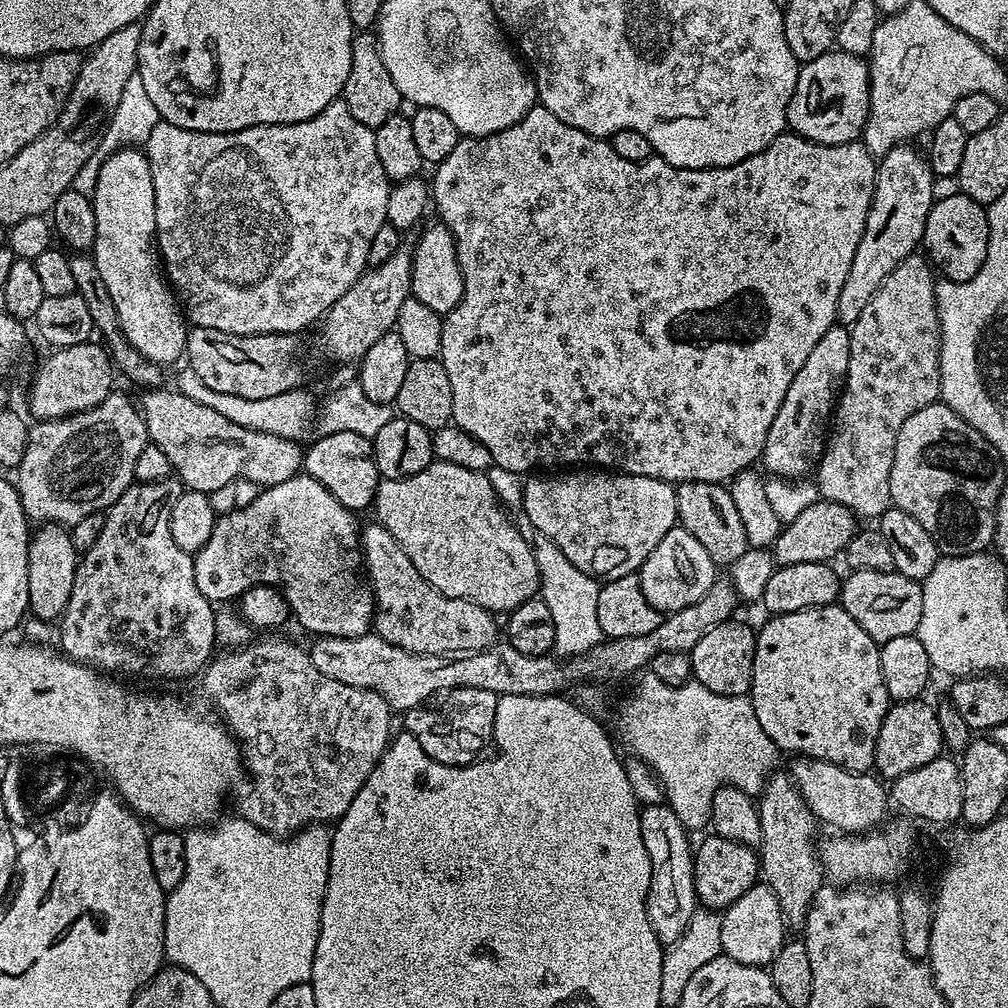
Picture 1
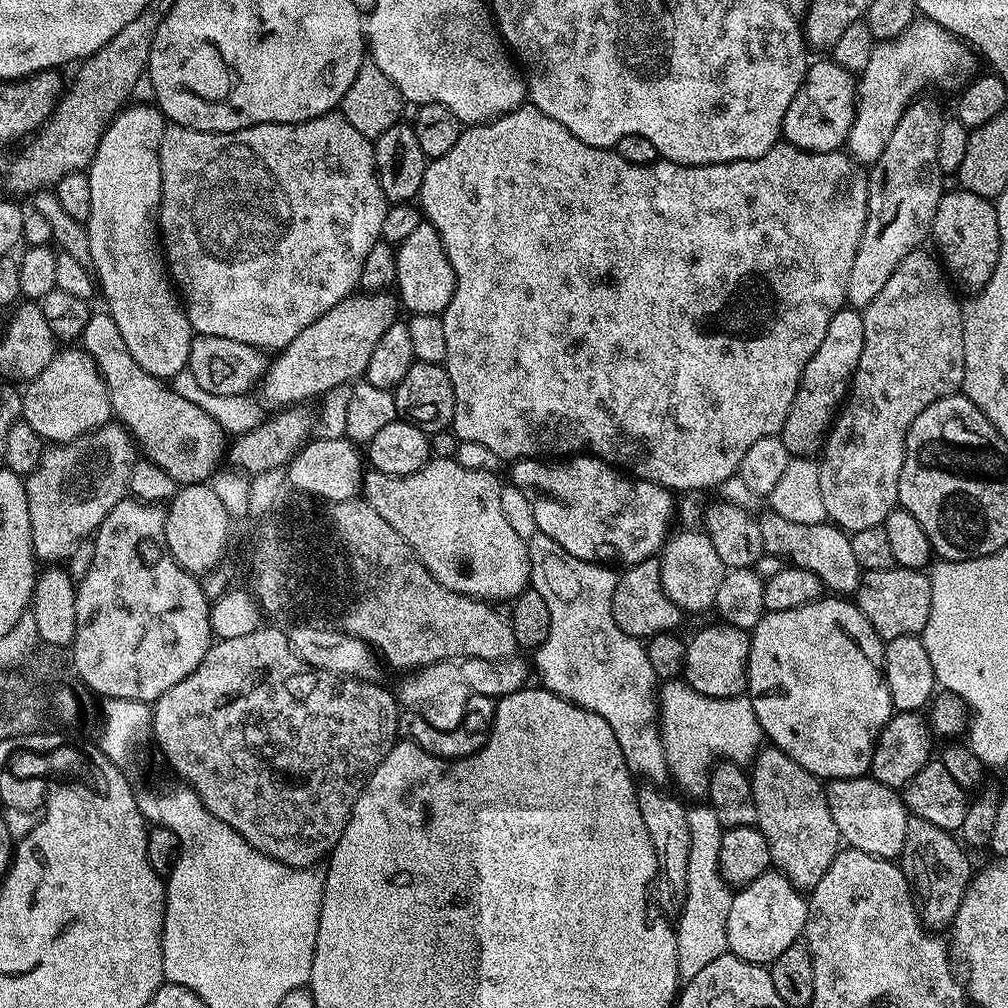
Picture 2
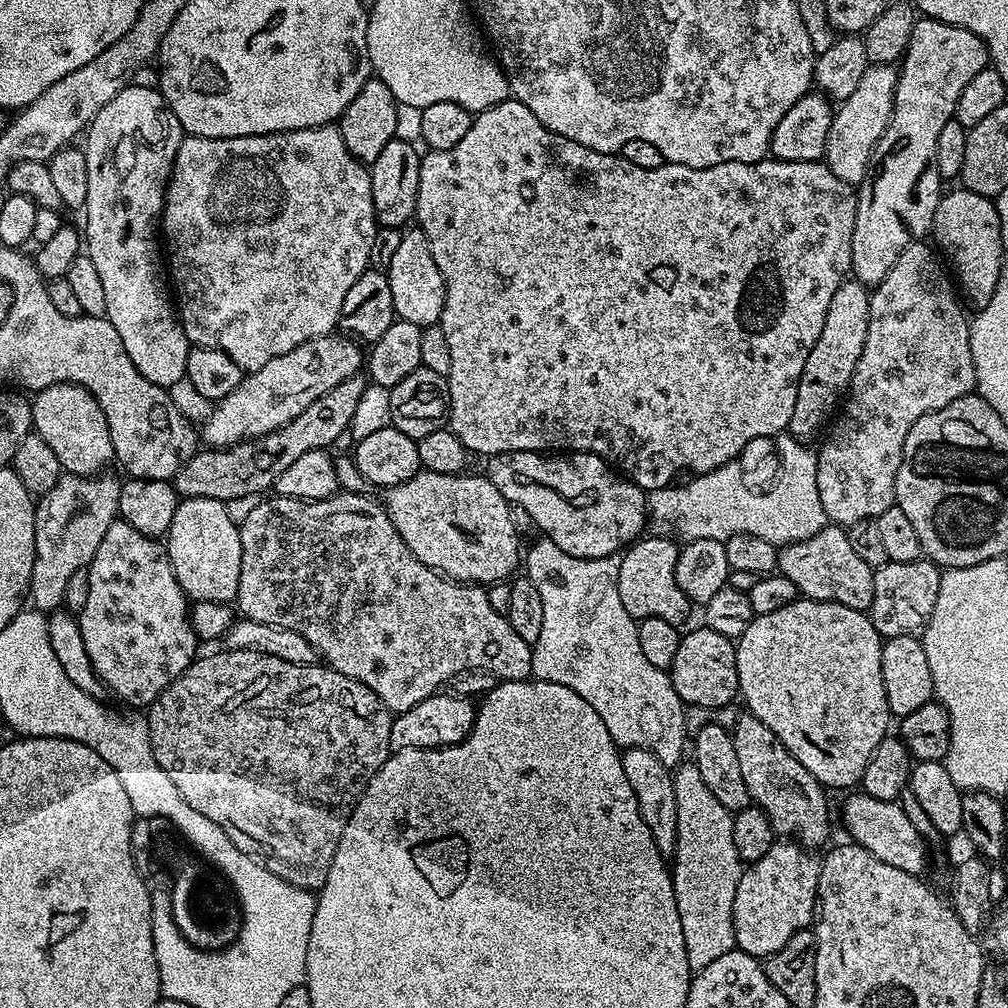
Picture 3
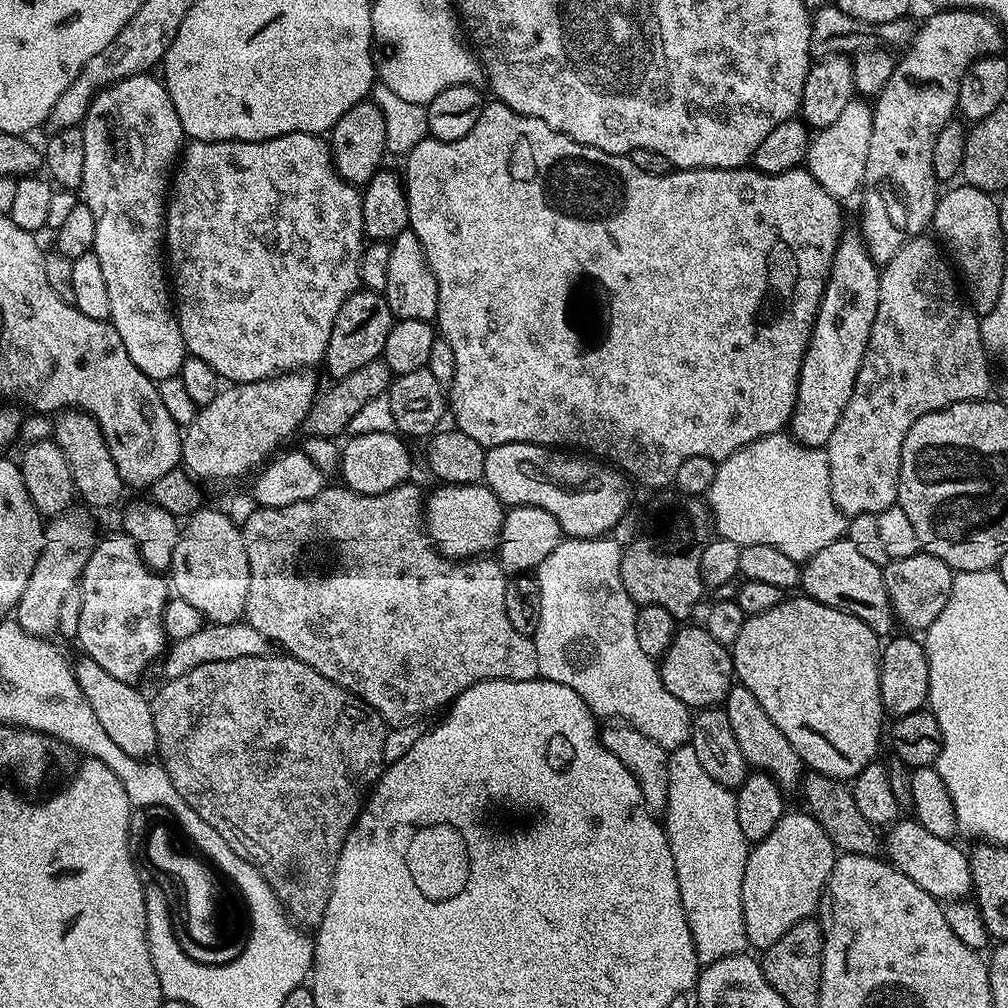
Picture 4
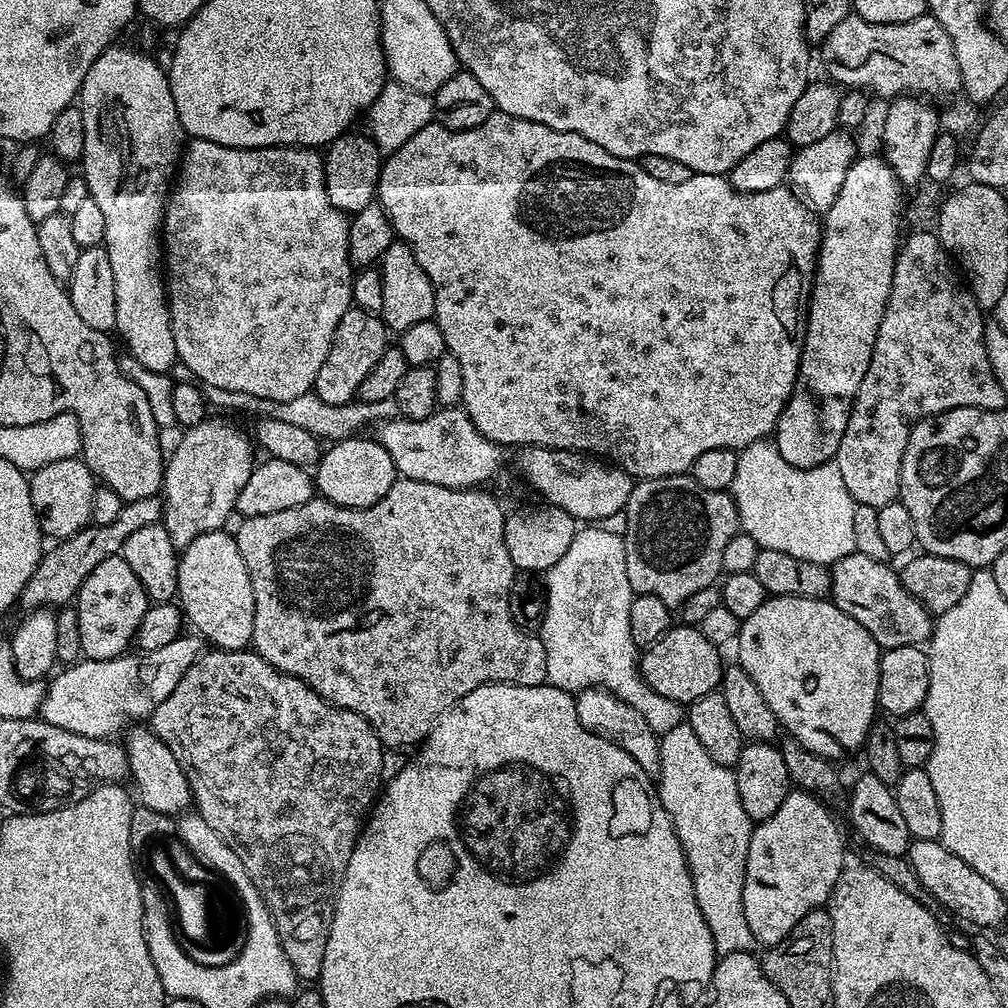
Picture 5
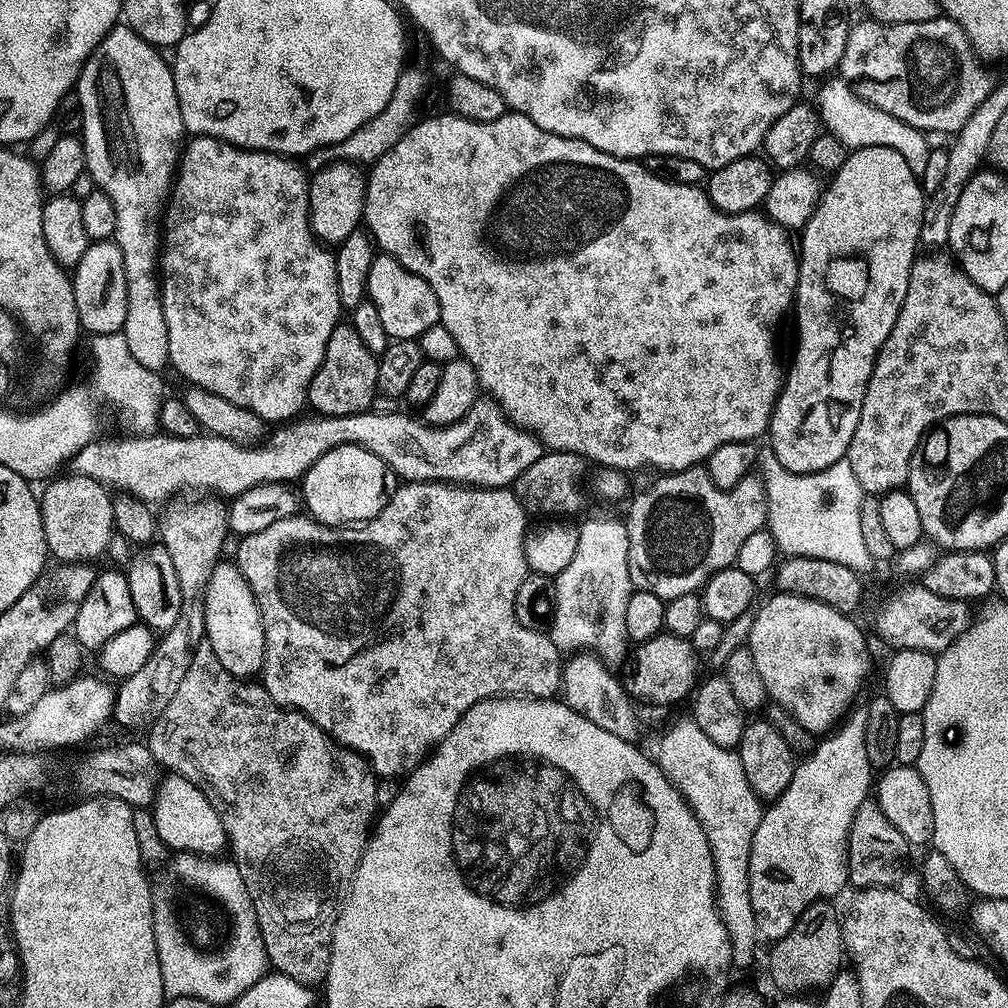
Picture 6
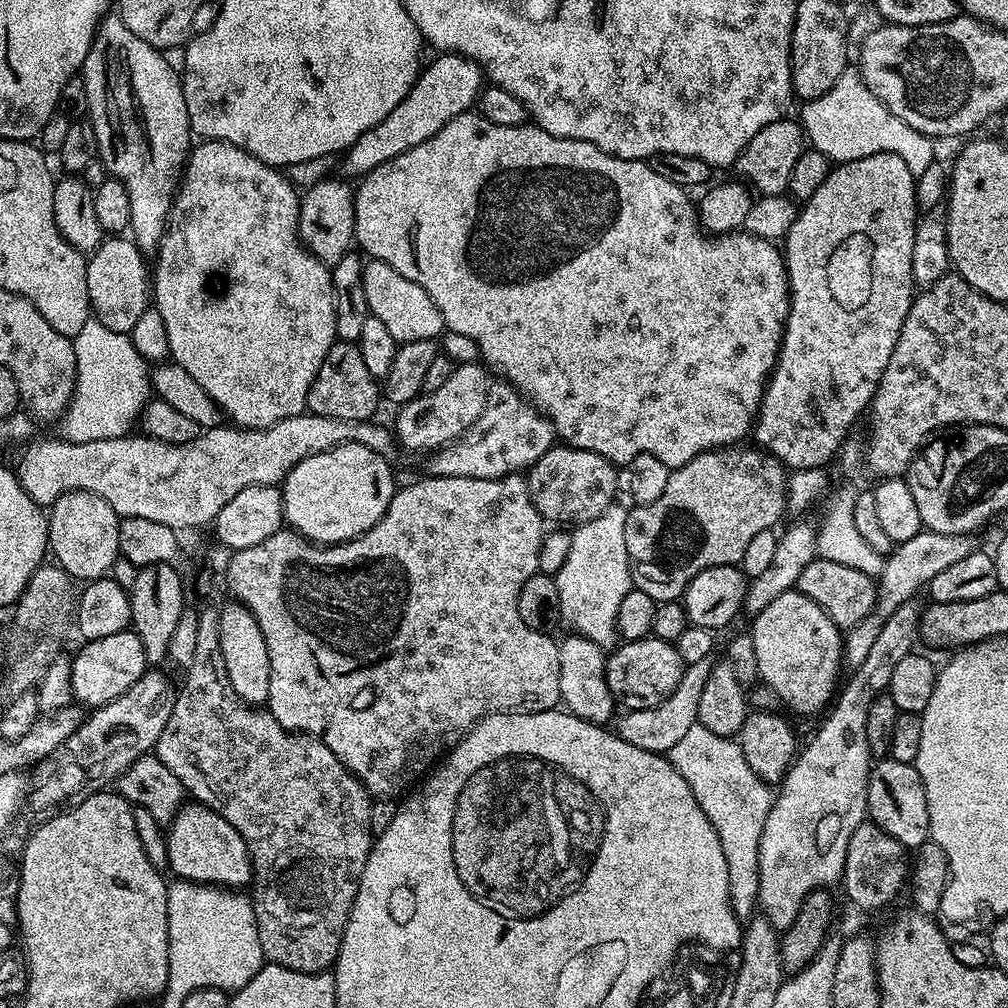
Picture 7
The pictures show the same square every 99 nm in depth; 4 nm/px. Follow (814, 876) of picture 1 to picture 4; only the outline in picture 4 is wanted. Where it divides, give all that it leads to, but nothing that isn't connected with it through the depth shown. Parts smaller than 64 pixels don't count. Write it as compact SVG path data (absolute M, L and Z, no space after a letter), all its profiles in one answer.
M739 682L733 683L722 705L726 718L730 718L730 726L734 729L734 739L738 741L738 747L742 750L742 758L746 758L749 769L763 770L775 778L781 789L794 789L801 783L806 772L806 765L801 760L798 750L790 746L790 738L770 722L770 714L762 710L758 698L746 690L746 686Z

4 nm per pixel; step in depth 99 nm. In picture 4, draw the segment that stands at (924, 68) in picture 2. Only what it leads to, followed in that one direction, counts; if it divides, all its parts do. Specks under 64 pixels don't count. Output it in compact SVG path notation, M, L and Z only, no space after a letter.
M853 98L851 102L842 110L842 115L838 117L831 126L819 129L811 137L806 157L806 167L808 173L836 200L847 201L847 196L852 196L861 191L864 175L866 174L866 153L870 151L870 130L872 129L872 104L860 98Z

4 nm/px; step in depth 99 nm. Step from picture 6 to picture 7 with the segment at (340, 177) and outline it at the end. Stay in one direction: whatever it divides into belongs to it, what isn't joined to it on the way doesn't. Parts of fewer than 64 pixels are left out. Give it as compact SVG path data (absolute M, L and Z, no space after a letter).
M344 178L334 179L321 180L300 196L300 217L298 218L300 243L313 256L329 266L337 264L345 254L353 251L356 239L356 227L354 226L356 198L353 185L348 185L351 183Z

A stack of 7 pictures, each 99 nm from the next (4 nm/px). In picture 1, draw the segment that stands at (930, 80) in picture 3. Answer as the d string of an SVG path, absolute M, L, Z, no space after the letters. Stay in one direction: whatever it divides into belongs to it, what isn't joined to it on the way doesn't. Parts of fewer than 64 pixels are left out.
M899 144L879 157L866 230L862 234L862 242L858 242L854 262L850 262L850 274L846 274L846 282L842 282L842 294L838 294L836 319L841 325L850 326L858 322L862 309L869 304L870 298L874 298L874 294L878 294L878 286L886 282L894 266L921 247L926 218L934 203L932 183L932 167L921 153L919 156L908 144Z

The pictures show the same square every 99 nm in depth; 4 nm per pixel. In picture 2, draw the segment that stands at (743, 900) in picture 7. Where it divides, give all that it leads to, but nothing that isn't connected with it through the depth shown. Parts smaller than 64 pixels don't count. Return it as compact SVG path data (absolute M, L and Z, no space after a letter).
M711 806L688 808L690 822L690 858L686 862L686 902L674 924L678 950L678 974L687 982L728 952L726 918L730 918L733 889L722 878L718 846L722 846L722 826Z

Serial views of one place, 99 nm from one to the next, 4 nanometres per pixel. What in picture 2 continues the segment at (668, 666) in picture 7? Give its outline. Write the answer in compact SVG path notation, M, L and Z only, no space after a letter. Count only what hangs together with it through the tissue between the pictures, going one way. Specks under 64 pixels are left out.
M715 622L709 628L704 628L693 640L687 641L686 662L684 663L683 679L698 694L706 694L710 698L730 698L731 696L745 695L748 687L748 659L750 658L750 642L752 641L749 629L735 628L732 624Z

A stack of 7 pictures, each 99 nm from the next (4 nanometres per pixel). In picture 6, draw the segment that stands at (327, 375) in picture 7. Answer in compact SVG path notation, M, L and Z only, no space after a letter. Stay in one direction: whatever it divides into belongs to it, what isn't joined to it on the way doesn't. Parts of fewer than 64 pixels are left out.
M341 322L336 325L334 334L330 336L330 342L326 348L324 361L318 370L318 374L314 374L314 378L308 387L308 404L313 413L321 416L345 416L346 414L358 414L359 412L369 411L373 407L372 399L377 399L378 382L378 356L366 346L366 342L352 328L351 323Z

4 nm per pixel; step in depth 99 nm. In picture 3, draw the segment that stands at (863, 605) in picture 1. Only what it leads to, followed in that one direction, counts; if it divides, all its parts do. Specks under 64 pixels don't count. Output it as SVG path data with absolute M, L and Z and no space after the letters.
M927 558L914 562L889 562L875 569L874 598L870 609L870 619L881 637L919 637L934 614L934 602L938 602L938 586L941 569Z

